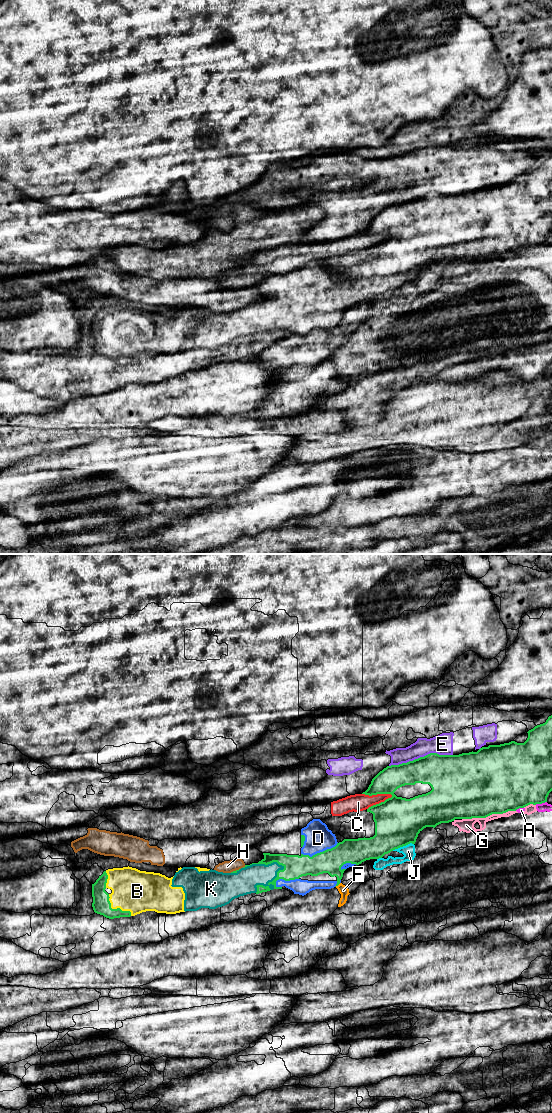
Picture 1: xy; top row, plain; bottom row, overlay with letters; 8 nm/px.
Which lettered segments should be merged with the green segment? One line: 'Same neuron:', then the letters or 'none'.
Same neuron: none

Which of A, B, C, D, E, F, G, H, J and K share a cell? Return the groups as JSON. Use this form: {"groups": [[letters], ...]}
{"groups": [["A", "G", "J"], ["B", "D", "K"], ["C"], ["E"], ["F"], ["H"]]}

